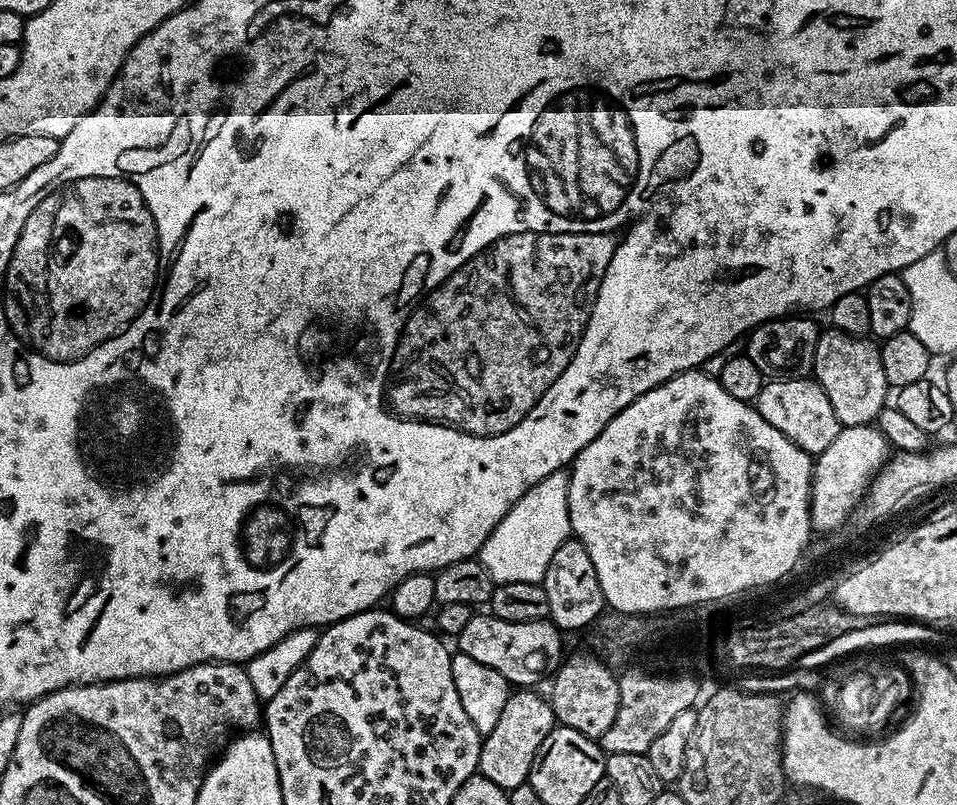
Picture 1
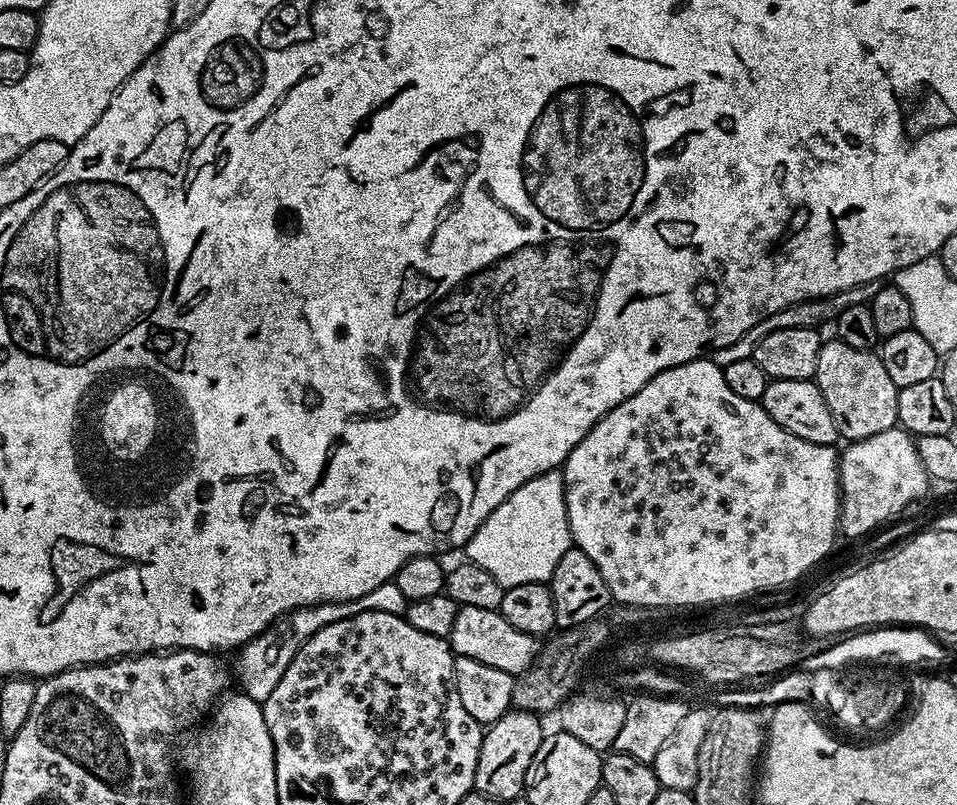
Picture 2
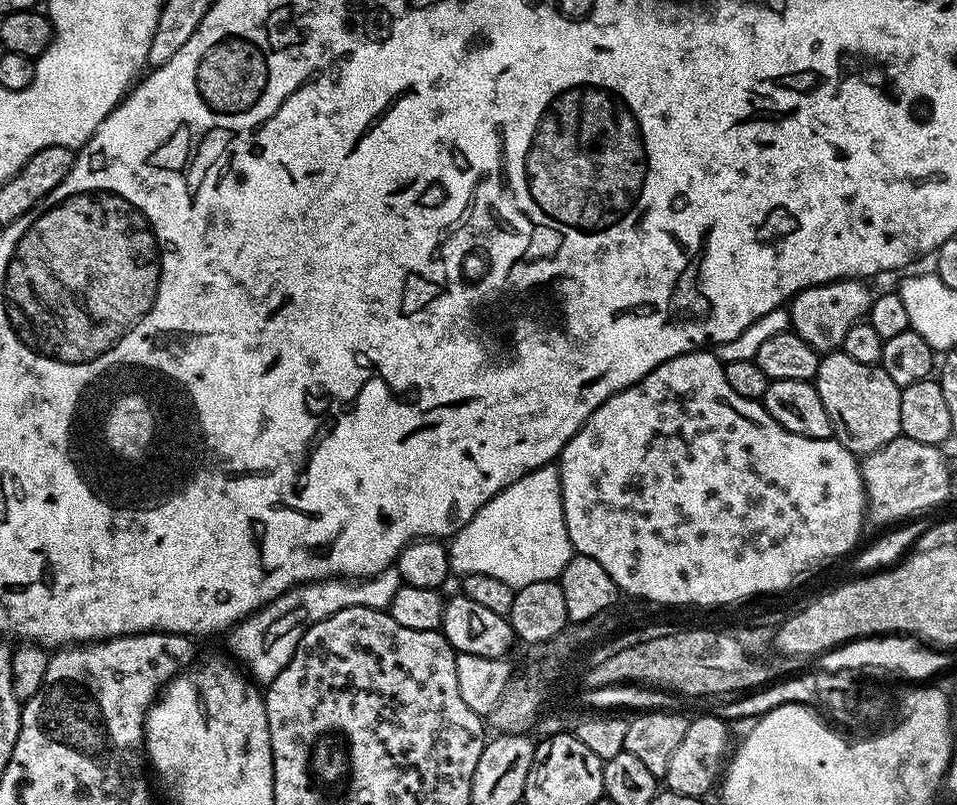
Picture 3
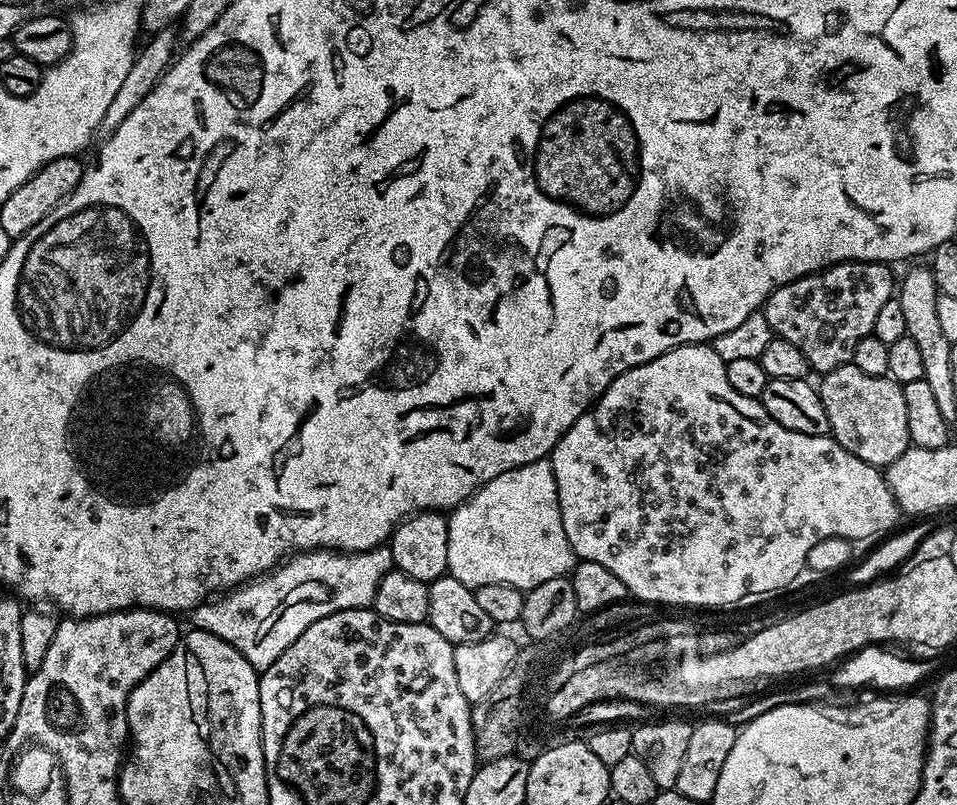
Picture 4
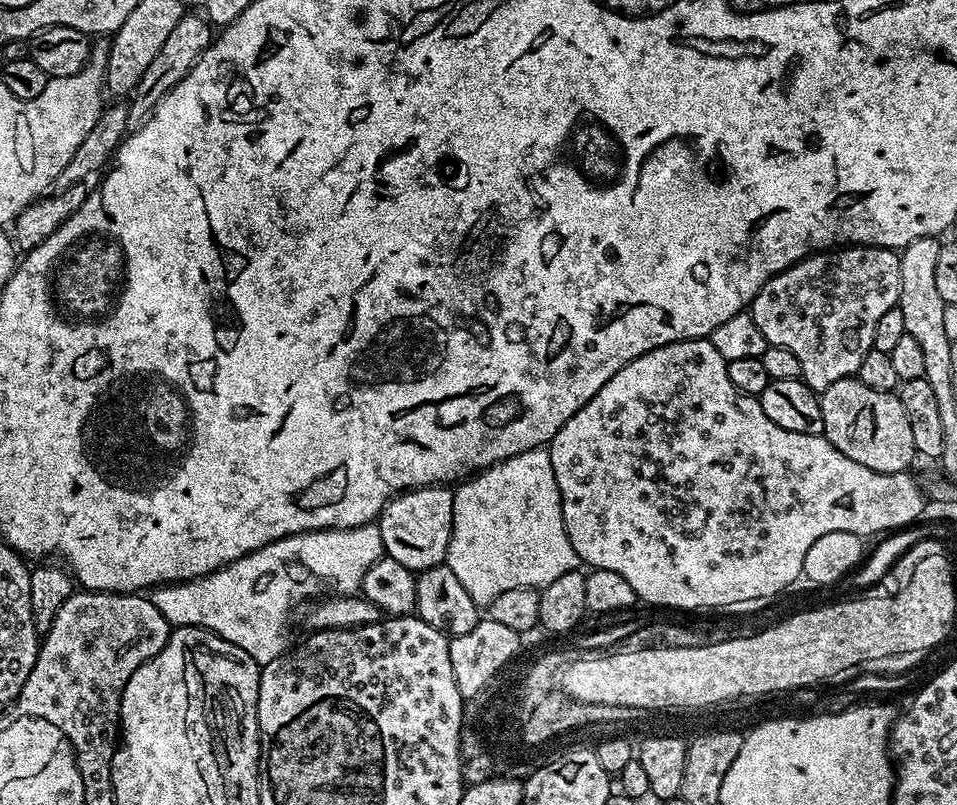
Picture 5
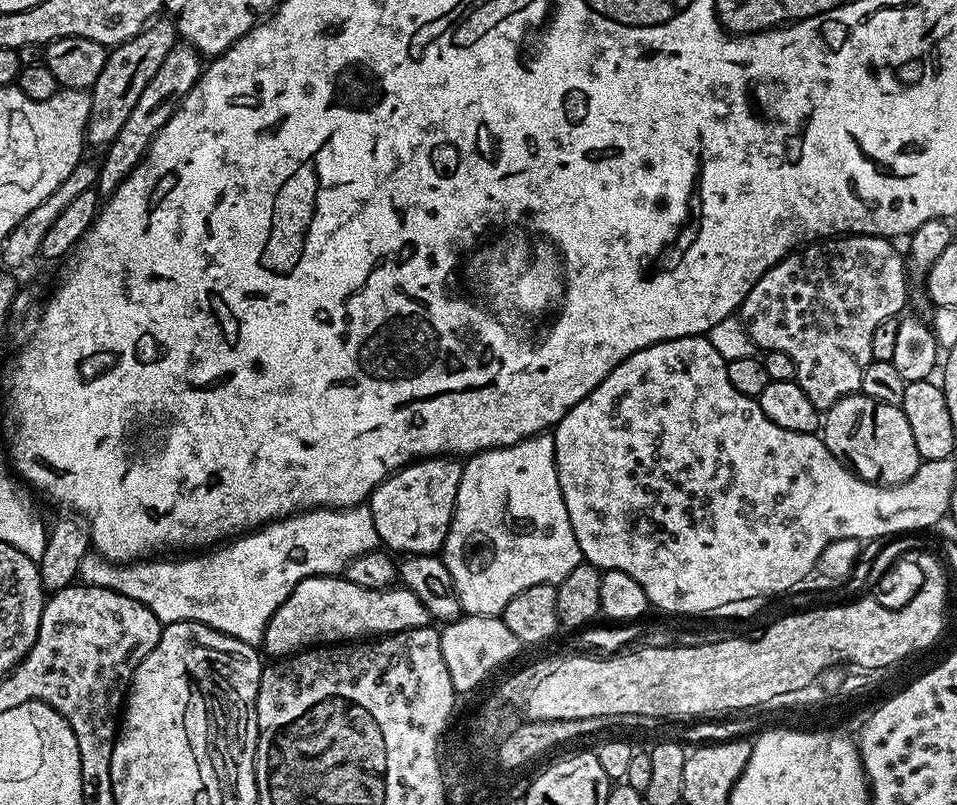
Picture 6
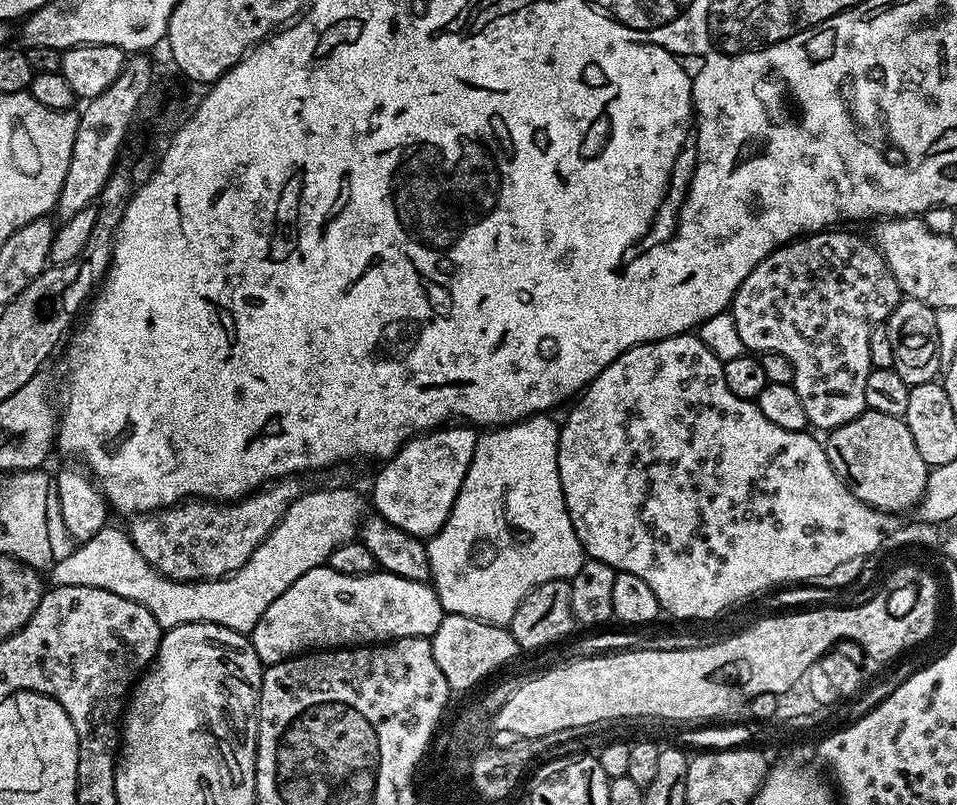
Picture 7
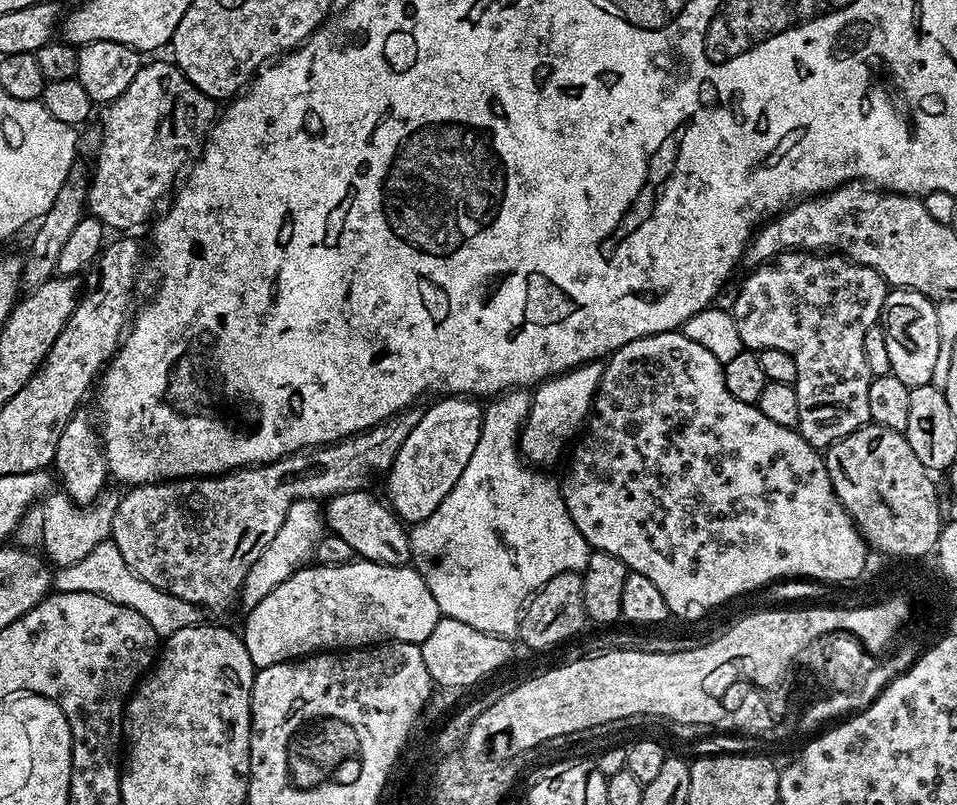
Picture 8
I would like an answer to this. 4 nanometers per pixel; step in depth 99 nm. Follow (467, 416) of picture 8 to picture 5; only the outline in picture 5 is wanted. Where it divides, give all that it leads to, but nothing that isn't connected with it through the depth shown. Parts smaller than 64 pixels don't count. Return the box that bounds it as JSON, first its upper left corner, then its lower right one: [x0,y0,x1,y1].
[378,486,453,574]

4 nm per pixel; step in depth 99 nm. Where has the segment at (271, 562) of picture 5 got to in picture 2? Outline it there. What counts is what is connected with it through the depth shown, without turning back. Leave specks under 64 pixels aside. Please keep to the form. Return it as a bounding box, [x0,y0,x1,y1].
[234,582,409,702]

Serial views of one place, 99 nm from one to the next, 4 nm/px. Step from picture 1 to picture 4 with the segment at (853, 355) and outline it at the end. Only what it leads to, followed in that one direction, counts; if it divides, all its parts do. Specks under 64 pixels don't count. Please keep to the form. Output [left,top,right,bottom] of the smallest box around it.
[819,362,910,466]

